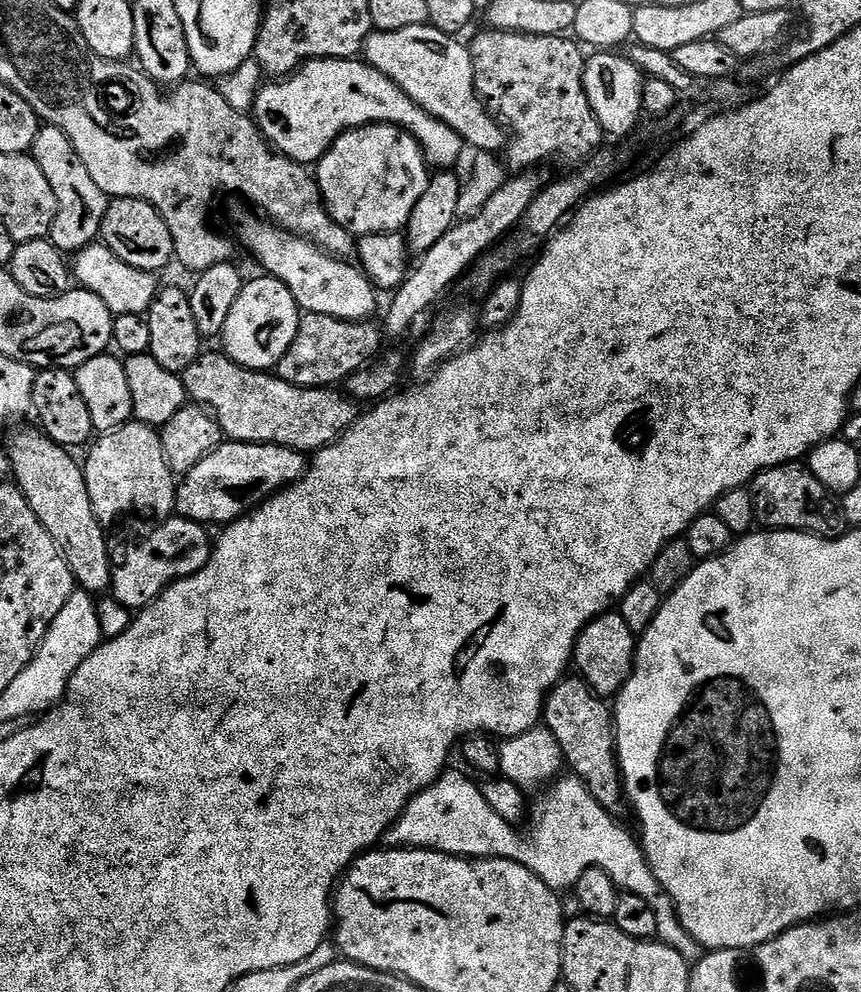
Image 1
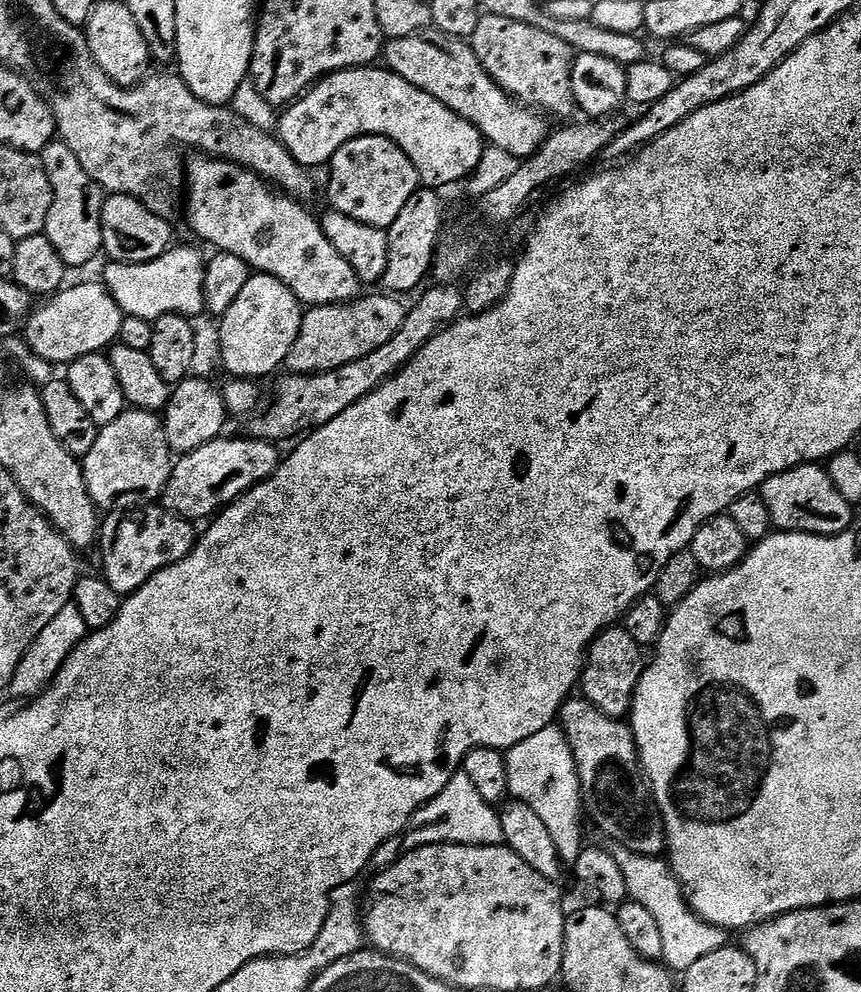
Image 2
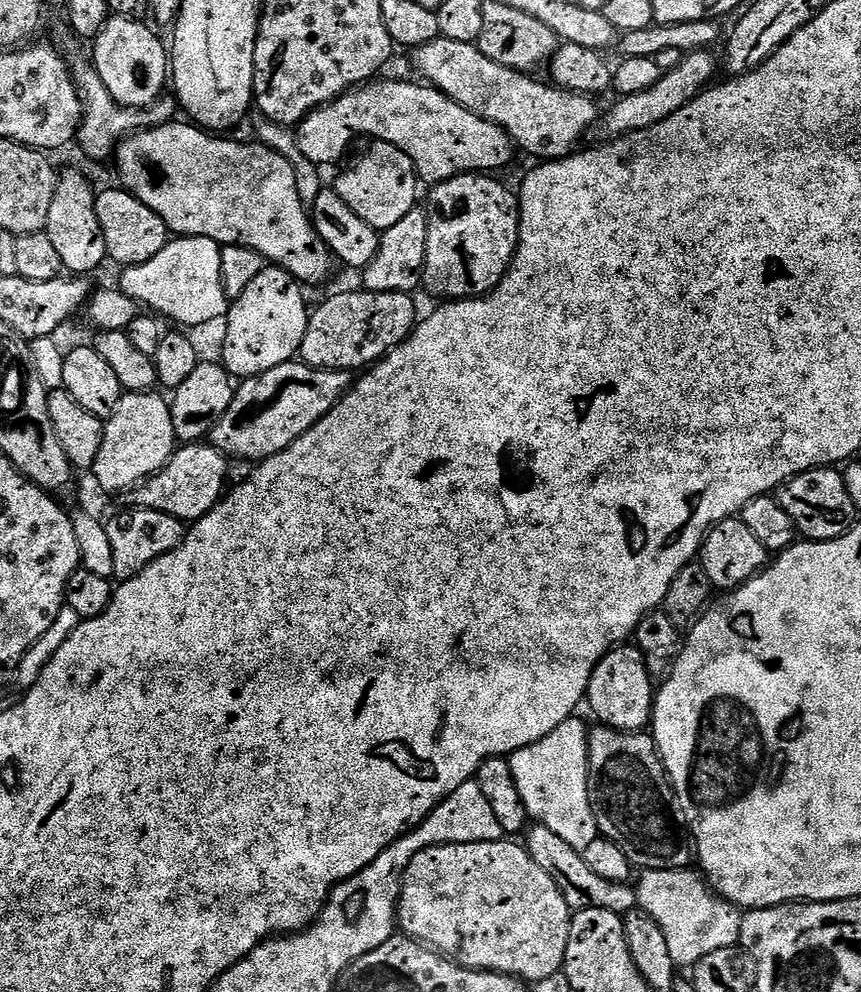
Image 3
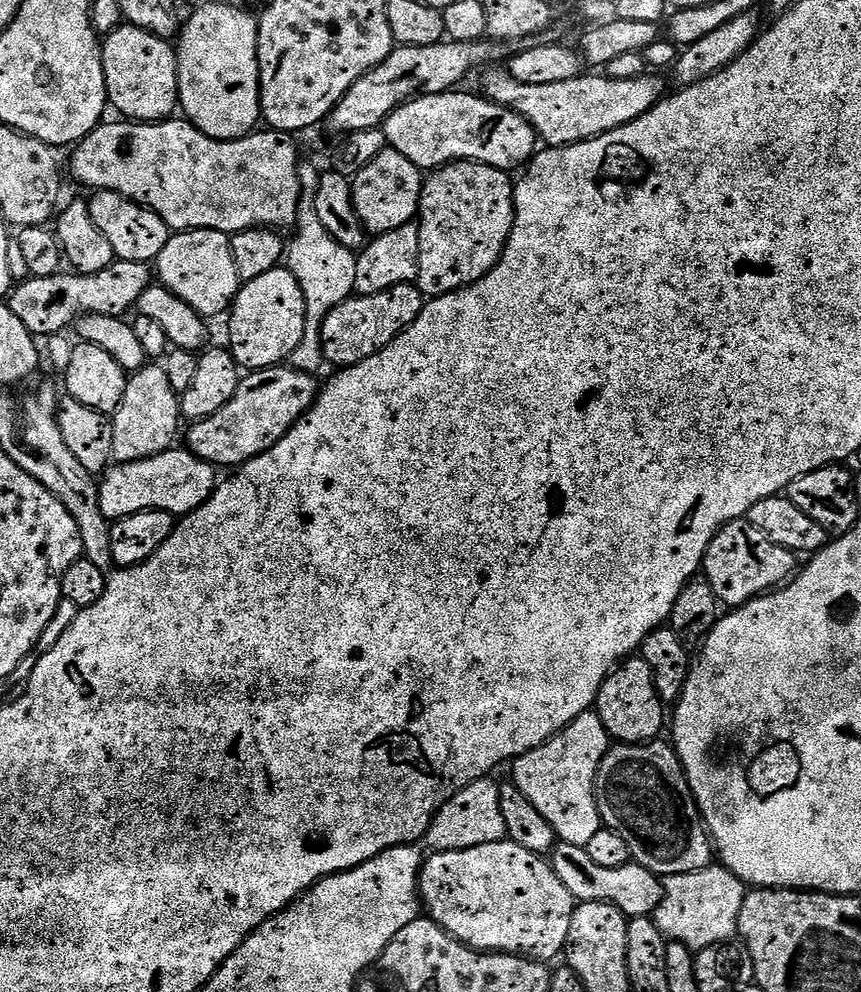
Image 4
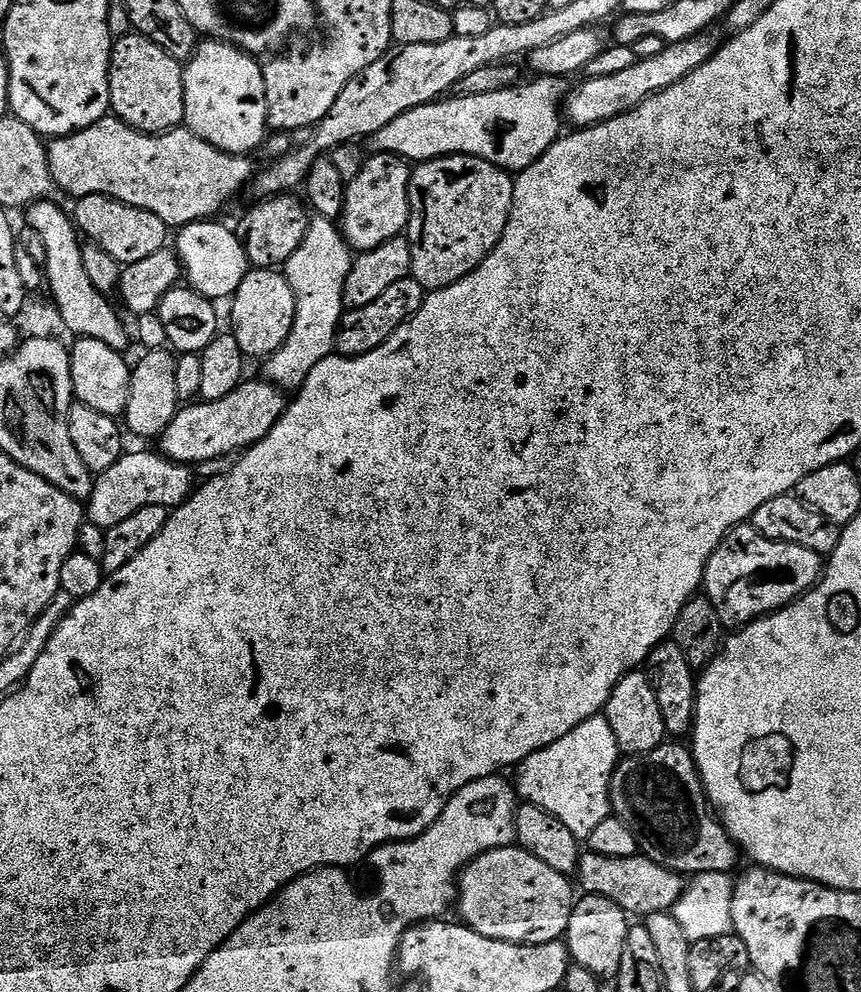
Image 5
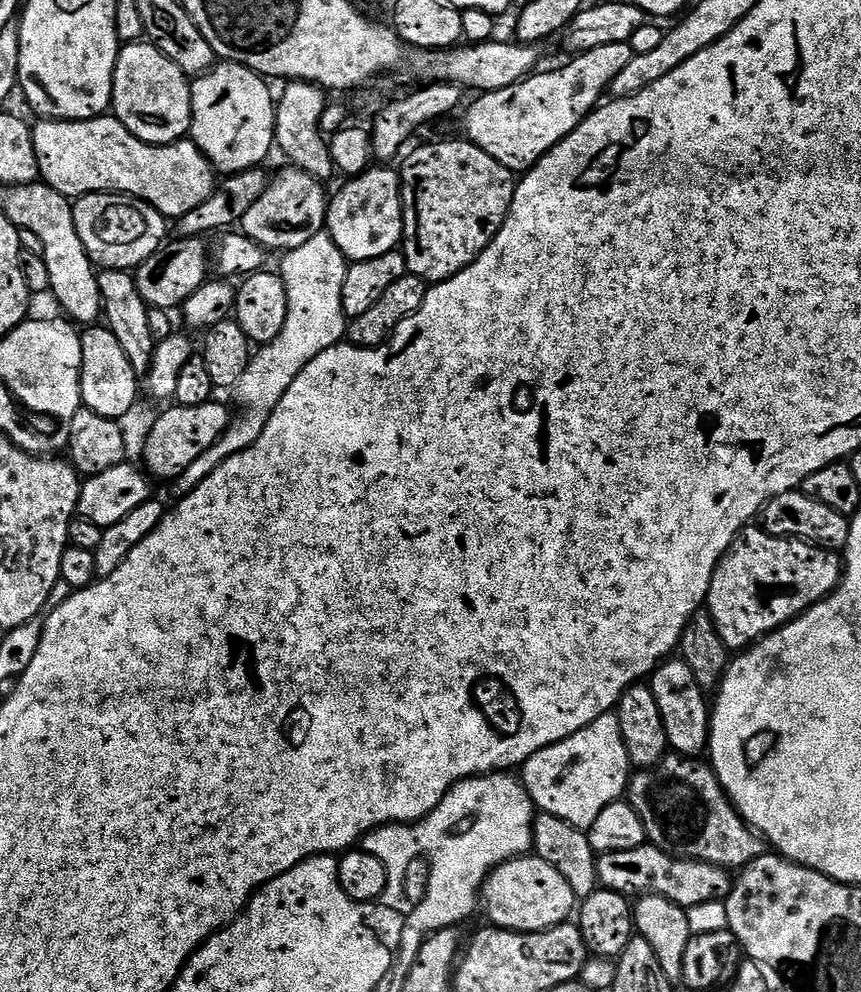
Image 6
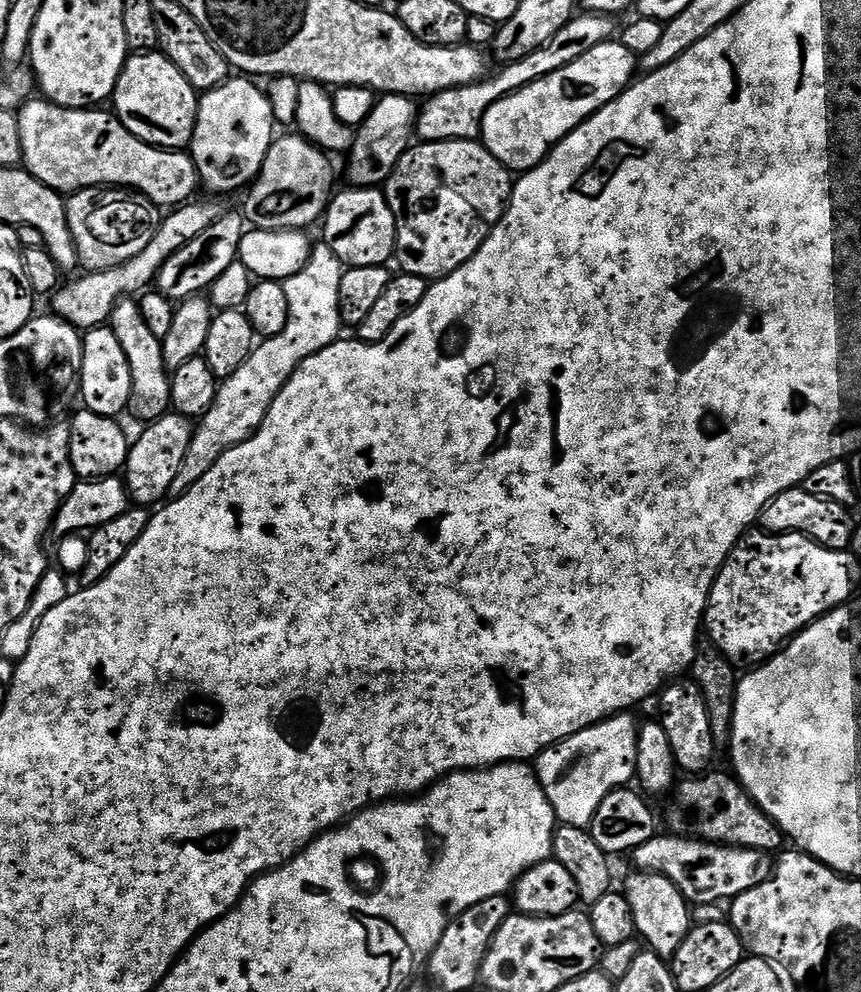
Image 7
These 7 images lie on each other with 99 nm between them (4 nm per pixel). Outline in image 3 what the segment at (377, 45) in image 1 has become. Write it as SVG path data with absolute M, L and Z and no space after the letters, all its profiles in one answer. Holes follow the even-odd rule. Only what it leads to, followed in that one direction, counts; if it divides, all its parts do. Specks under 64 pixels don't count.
M438 39L411 49L412 64L425 76L429 85L445 92L466 110L486 118L512 139L513 145L529 152L540 162L559 160L577 147L580 136L589 135L598 119L591 95L567 92L551 83L539 84L535 75L517 72L482 54L475 44ZM428 79L428 80L427 80ZM576 144L576 145L575 145Z

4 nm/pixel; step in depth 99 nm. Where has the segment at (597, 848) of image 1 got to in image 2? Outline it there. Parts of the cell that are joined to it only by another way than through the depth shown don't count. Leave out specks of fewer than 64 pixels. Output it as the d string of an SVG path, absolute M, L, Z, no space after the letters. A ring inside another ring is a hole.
M462 770L456 773L454 778L426 806L422 806L412 816L410 827L395 840L387 840L383 846L376 851L372 864L377 869L388 868L399 860L402 849L411 850L421 848L427 844L504 844L502 834L502 822L500 813L493 805L488 804L475 790L470 778ZM617 847L614 855L618 866L622 866L622 874L626 874L628 899L646 906L658 921L662 933L663 963L673 973L683 974L694 966L694 962L706 958L706 954L714 954L714 950L722 950L729 943L729 933L725 929L706 922L688 904L684 887L672 873L672 865L667 859L634 854L622 847Z

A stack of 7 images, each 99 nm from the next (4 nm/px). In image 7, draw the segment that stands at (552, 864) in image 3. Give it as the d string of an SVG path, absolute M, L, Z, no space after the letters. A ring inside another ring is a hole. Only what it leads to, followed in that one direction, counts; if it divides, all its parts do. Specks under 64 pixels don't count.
M657 834L650 842L642 842L630 853L635 867L642 872L659 872L670 878L689 905L731 902L746 890L758 886L772 876L774 860L767 852L753 848L730 848L727 844L709 844L686 836Z

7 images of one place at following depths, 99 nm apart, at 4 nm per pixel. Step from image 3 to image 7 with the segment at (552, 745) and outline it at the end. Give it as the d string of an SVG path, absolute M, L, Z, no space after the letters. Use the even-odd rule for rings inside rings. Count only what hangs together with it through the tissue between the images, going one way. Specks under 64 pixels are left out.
M632 714L610 716L607 720L574 734L560 741L553 748L540 753L534 760L534 771L546 798L550 798L550 806L554 806L554 814L561 825L587 829L591 825L598 806L602 806L602 798L616 788L622 788L633 783L636 775L636 734L638 720Z

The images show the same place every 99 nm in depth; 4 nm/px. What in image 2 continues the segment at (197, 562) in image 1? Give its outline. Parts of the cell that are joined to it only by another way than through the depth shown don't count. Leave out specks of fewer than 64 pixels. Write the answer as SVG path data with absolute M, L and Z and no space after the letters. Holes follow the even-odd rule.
M137 506L127 510L112 510L103 517L98 549L104 562L102 575L122 598L137 592L158 570L182 562L198 539L193 521L176 516L163 506Z

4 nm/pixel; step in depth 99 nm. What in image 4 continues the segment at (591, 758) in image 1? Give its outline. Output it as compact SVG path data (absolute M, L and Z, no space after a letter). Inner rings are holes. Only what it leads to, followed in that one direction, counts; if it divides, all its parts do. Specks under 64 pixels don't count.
M657 738L649 744L613 743L602 758L596 775L596 805L601 825L618 834L630 846L635 863L646 866L656 876L667 878L674 874L690 874L713 867L714 845L694 794L688 785L682 762L671 743Z

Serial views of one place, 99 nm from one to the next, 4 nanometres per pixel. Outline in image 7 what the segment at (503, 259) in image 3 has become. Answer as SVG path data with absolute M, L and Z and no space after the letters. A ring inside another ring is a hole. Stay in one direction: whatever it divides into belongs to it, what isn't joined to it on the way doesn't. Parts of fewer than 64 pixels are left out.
M480 140L420 142L409 147L382 188L396 219L395 263L400 263L407 275L425 278L443 278L458 270L458 266L479 250L484 239L492 233L492 227L504 216L513 187L513 173L498 162Z

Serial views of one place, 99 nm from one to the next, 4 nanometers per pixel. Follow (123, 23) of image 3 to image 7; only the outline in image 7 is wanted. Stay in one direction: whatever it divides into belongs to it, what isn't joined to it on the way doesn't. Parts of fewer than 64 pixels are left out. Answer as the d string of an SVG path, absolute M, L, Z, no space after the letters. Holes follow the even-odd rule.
M159 50L129 55L110 97L115 116L130 134L155 148L173 150L184 150L191 145L196 129L197 103L196 89L186 82L182 70Z

